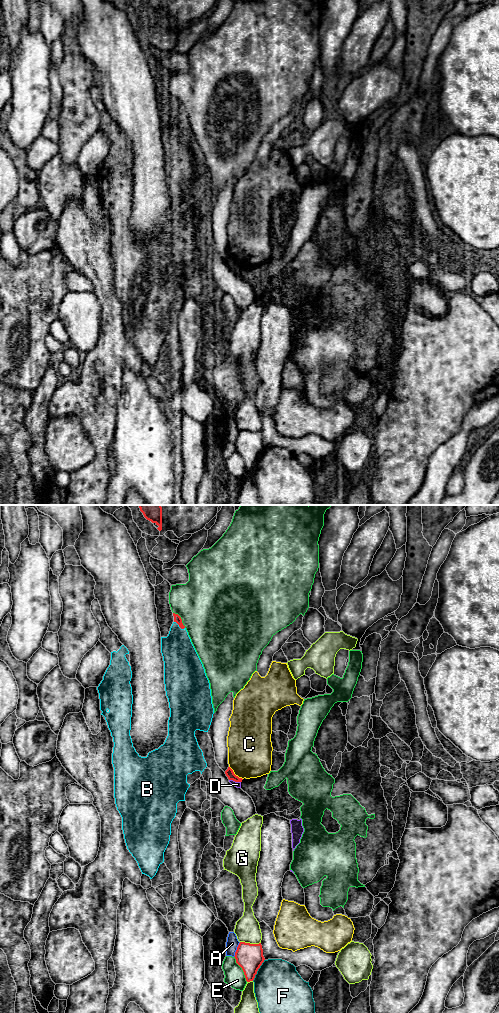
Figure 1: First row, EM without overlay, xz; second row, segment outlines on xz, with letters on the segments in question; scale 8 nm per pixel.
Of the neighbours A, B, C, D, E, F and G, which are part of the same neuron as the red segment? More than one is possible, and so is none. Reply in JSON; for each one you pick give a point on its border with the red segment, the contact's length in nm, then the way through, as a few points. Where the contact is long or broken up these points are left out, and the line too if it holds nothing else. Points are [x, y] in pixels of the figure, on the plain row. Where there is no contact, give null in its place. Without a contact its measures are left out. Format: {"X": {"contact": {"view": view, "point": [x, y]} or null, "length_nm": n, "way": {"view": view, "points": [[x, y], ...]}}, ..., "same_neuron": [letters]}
{"same_neuron": []}

